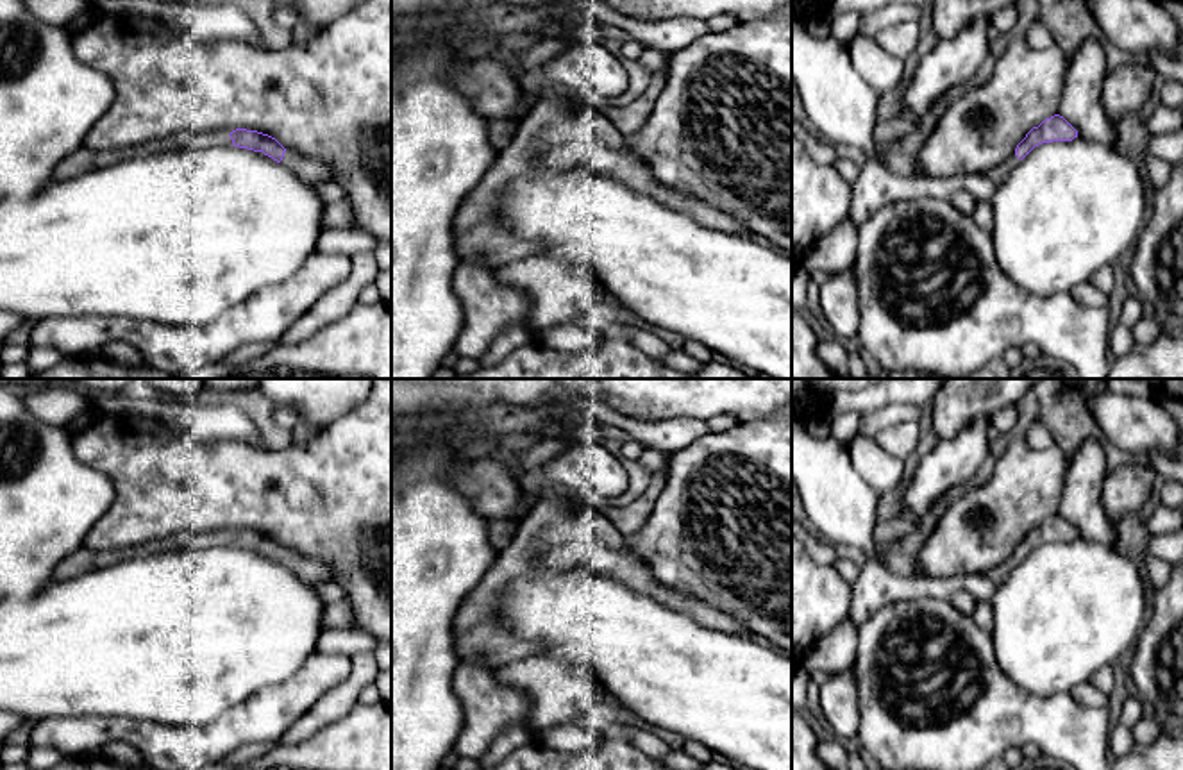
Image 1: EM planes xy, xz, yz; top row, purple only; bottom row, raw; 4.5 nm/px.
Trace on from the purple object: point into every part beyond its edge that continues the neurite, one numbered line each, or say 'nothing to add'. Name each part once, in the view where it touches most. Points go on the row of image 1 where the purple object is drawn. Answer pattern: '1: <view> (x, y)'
1: xy (311, 170)

